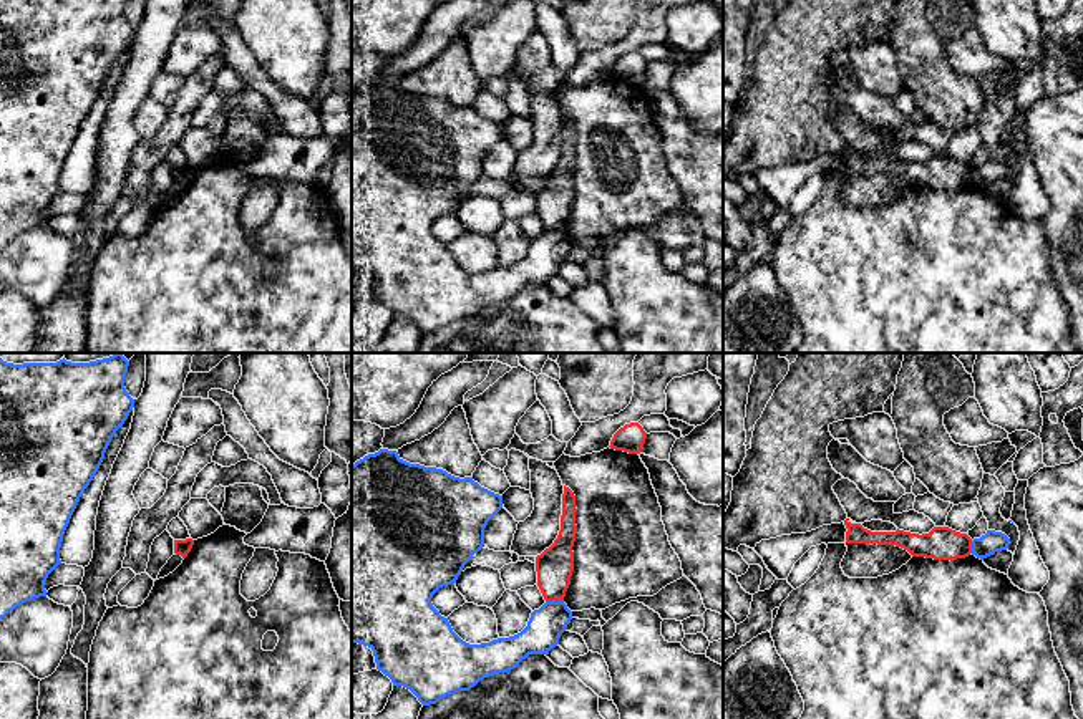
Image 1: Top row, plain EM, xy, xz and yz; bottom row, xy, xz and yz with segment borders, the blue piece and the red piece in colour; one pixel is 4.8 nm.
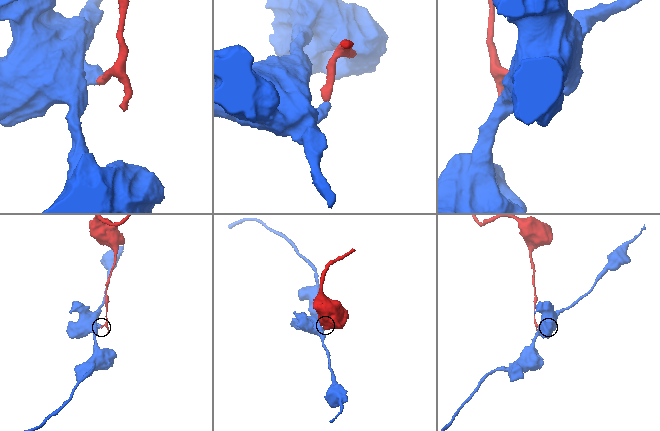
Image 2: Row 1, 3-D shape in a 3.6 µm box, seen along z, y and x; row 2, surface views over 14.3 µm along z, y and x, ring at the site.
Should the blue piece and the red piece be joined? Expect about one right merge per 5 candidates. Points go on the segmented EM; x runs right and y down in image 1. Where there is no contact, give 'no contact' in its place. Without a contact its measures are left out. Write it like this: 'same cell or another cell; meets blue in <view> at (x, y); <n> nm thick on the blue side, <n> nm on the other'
another cell; meets blue in xz at (554, 602); 170 nm thick on the blue side, 180 nm on the other

